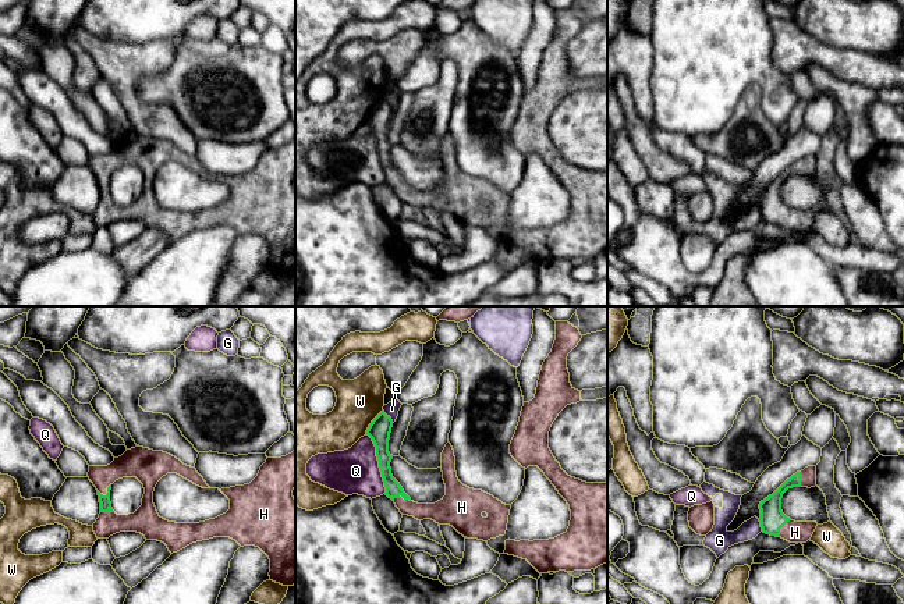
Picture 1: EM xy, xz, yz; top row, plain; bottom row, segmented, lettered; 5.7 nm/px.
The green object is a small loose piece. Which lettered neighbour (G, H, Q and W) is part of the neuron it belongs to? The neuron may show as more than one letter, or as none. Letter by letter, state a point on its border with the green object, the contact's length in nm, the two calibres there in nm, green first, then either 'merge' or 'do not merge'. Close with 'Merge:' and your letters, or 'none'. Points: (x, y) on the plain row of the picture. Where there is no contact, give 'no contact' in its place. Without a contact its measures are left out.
G: xz (389, 105) | 100 nm | 130/80 nm | do not merge
H: xy (107, 181) | 90 nm | 60/180 nm | merge
Q: xz (379, 152) | 360 nm | 130/280 nm | do not merge
W: xz (372, 110) | 170 nm | 130/260 nm | do not merge
Merge: H

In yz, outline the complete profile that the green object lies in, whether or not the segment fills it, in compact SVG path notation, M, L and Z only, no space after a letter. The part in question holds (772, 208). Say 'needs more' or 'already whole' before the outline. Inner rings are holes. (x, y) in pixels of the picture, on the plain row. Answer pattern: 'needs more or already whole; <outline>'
needs more; M808 154L787 167L772 184L761 189L761 216L770 224L781 225L790 231L806 231L811 228L818 212L795 210L781 199L783 182L793 175L815 175L816 154Z

